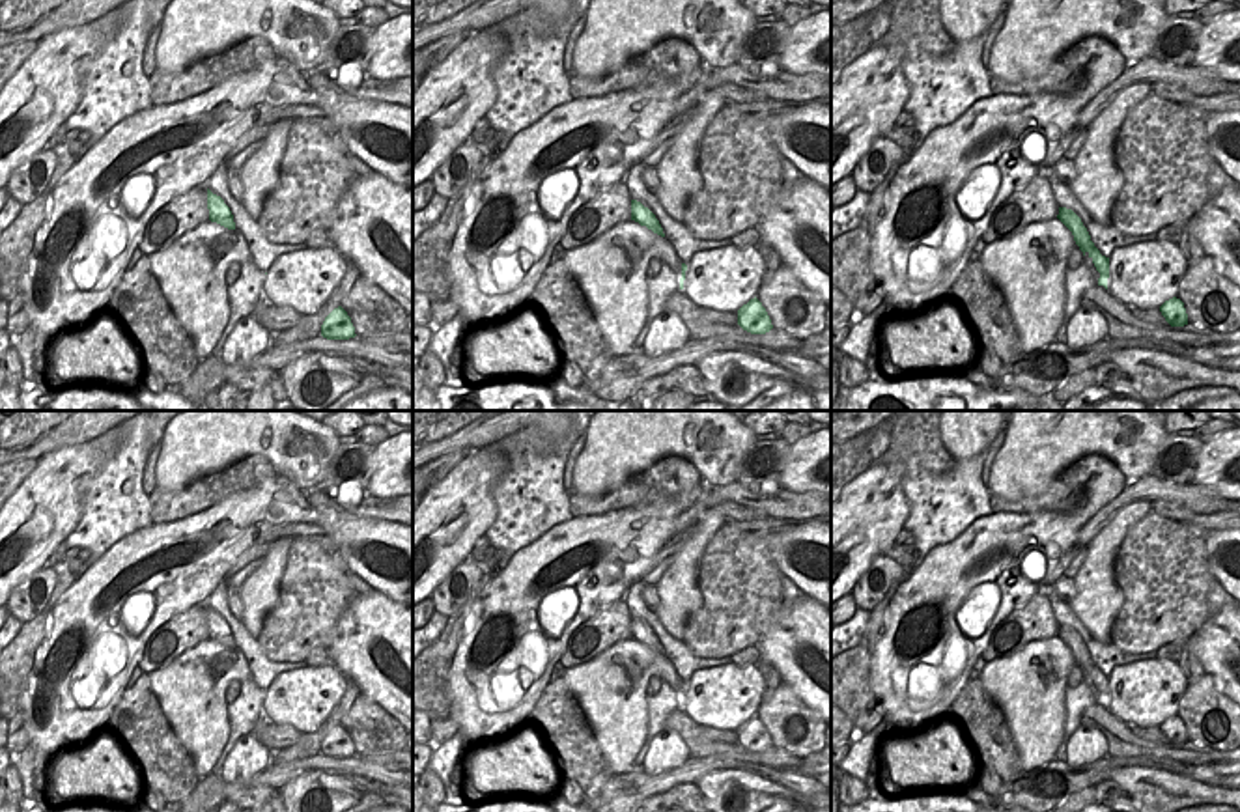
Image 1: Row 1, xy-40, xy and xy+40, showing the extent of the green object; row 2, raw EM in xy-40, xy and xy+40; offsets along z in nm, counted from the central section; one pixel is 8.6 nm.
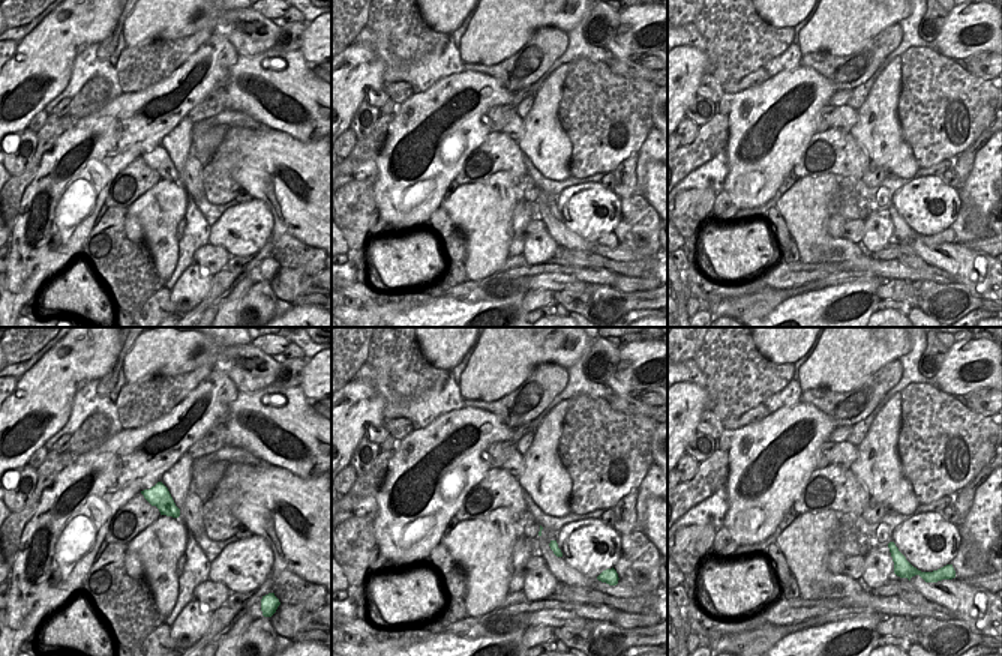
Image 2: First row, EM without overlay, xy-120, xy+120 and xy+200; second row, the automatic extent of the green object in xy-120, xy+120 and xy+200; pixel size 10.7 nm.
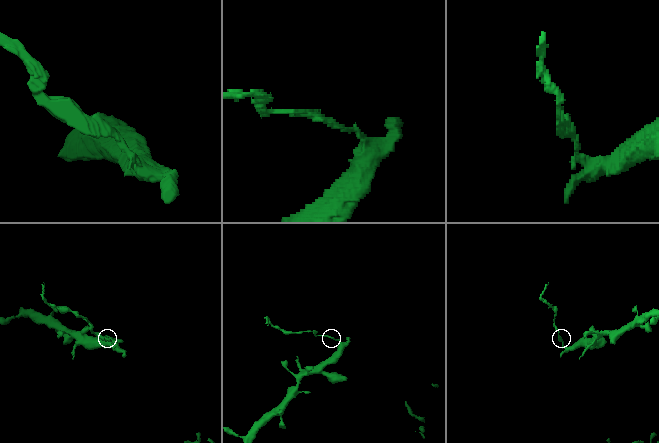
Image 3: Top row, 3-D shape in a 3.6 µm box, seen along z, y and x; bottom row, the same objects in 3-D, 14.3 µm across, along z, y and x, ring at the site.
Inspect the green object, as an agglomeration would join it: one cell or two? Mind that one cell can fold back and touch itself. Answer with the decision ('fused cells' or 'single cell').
fused cells

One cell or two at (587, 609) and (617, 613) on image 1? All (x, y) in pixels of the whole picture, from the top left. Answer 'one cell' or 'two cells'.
two cells

